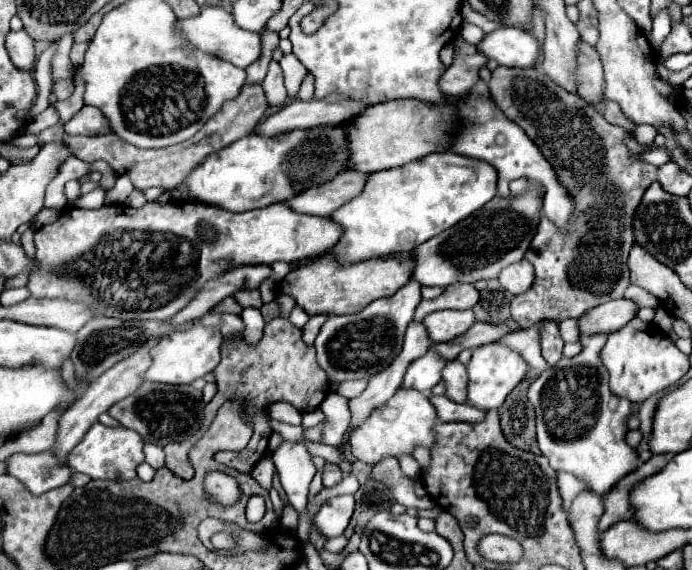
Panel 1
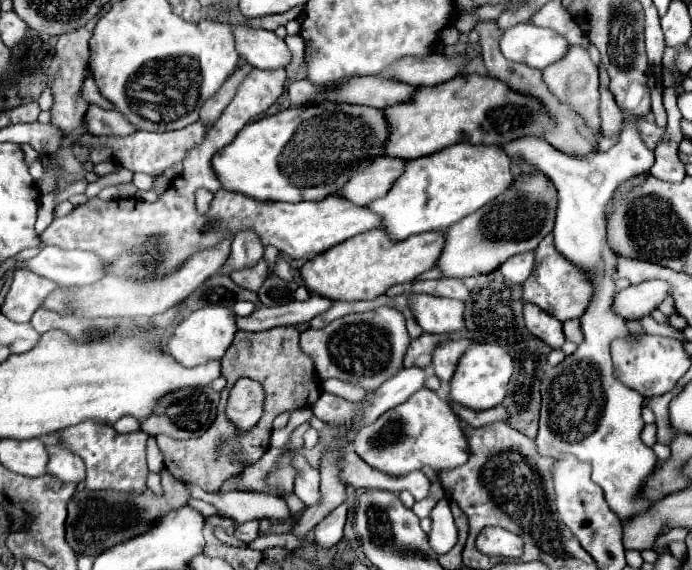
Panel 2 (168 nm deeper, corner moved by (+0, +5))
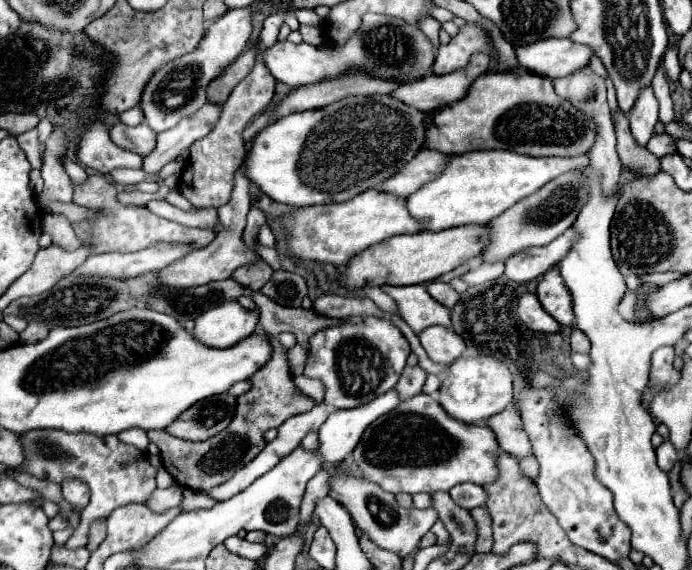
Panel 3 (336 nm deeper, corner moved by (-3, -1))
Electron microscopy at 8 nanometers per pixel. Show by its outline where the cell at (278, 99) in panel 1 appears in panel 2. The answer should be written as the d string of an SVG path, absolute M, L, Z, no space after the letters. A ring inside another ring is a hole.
M252 68L250 74L240 82L236 96L230 106L222 112L216 124L212 124L200 142L188 150L183 161L183 171L160 196L158 202L144 202L136 198L126 200L100 200L90 198L84 206L74 208L68 216L54 218L54 222L40 236L44 244L60 246L64 250L90 250L100 254L104 262L112 266L114 276L164 276L174 272L186 258L204 248L216 246L226 230L236 234L238 230L252 228L262 238L262 244L276 246L282 254L290 258L314 258L332 246L374 230L382 224L382 218L366 206L356 206L340 196L328 196L320 202L260 202L256 198L248 198L238 192L228 192L220 186L214 170L212 156L228 146L236 134L258 114L266 112L282 94L282 86L286 82L284 70L258 70ZM198 188L206 188L214 194L210 212L200 216L194 208L194 192Z

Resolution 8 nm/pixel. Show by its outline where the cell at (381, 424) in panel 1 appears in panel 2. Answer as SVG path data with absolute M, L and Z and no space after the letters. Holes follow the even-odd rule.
M420 388L398 408L388 410L370 426L364 426L354 438L354 452L372 468L390 474L404 476L424 466L432 470L452 470L468 460L468 440L464 436L462 420L454 414L452 406L436 392ZM390 424L390 432L380 432Z

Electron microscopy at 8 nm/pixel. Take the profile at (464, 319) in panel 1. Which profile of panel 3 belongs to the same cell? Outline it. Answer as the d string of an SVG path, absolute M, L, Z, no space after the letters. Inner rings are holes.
M423 284L419 286L383 286L381 290L397 302L399 314L413 328L415 334L423 332L429 326L451 328L449 308L433 300Z

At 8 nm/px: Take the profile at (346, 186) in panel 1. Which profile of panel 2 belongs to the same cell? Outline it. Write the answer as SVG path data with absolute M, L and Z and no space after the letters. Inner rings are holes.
M382 156L372 162L372 166L360 170L348 180L348 184L338 192L342 198L354 202L356 206L368 206L372 200L382 198L392 188L392 182L400 178L408 160Z

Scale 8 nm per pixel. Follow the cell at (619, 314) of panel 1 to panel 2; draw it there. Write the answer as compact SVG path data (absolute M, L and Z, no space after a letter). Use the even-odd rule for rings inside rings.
M648 280L644 284L628 286L616 294L614 310L624 320L638 320L656 310L670 296L670 284L664 280Z

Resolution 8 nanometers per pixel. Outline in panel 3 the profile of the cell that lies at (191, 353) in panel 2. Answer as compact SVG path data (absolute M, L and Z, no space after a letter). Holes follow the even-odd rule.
M237 302L221 304L203 312L195 320L191 336L209 348L231 348L253 334L257 326L257 314L243 310Z

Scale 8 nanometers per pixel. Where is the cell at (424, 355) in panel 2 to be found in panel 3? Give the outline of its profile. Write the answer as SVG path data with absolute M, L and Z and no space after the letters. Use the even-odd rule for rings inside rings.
M419 364L417 366L407 366L403 370L403 374L401 374L401 380L397 382L395 390L399 392L401 400L403 398L411 398L411 396L415 396L415 394L421 392L425 380L427 380L427 372Z

